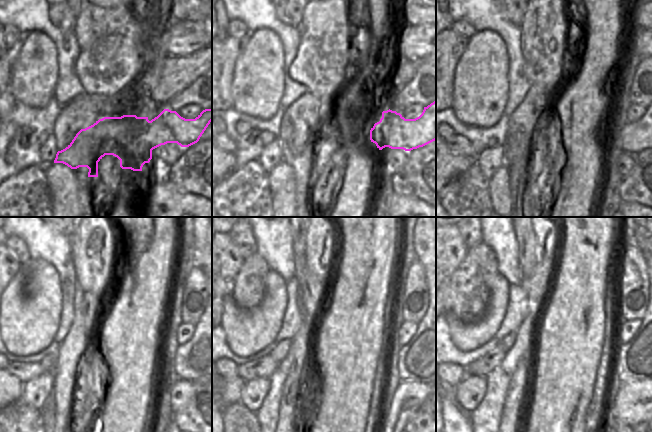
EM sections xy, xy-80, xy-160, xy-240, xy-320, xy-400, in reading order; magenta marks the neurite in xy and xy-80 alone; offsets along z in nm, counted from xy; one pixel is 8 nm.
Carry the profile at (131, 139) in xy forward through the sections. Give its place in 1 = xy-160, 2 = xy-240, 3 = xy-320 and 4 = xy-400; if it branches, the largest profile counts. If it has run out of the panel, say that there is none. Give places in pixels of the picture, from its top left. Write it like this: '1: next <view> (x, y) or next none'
1: next xy-160 (635, 137)
2: next xy-240 (191, 362)
3: next xy-320 (415, 359)
4: next xy-400 (639, 359)

